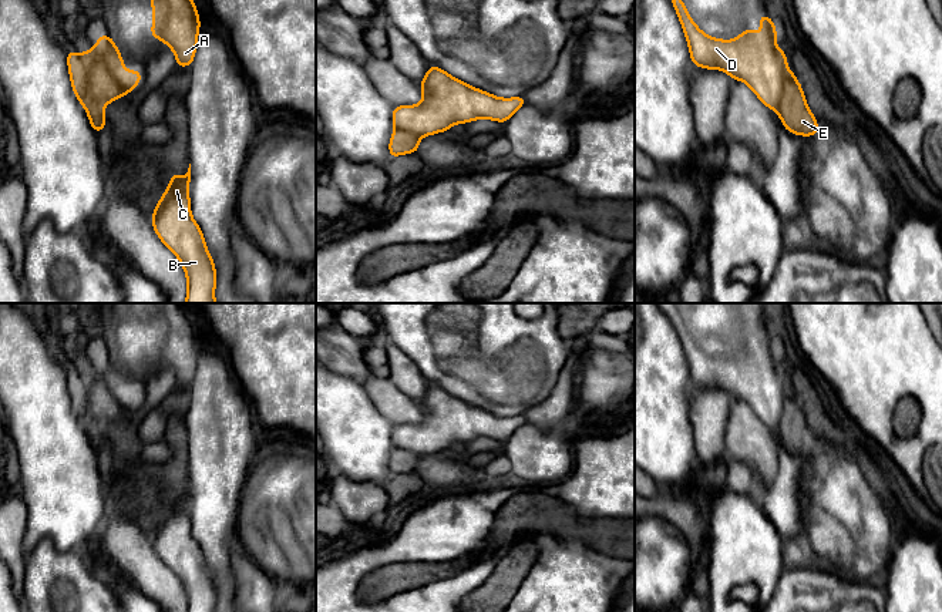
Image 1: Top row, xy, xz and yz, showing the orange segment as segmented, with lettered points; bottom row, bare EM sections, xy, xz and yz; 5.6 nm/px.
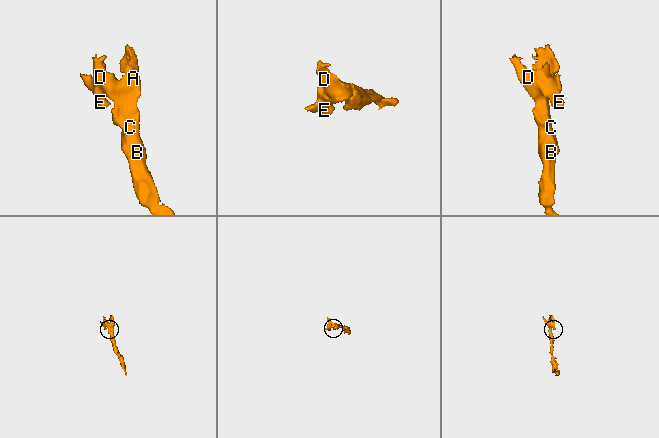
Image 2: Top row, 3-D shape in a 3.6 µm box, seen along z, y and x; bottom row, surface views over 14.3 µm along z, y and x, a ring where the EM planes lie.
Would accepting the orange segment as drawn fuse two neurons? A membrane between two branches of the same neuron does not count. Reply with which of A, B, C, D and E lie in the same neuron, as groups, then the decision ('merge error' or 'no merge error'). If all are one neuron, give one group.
groups A B C D / E; merge error

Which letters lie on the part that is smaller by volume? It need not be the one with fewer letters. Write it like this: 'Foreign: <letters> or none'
Foreign: E

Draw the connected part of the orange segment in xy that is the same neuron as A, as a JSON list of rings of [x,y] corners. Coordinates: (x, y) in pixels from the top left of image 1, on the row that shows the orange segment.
[[[151,0],[151,37],[162,40],[175,54],[176,70],[191,67],[198,47],[201,19],[194,0]]]

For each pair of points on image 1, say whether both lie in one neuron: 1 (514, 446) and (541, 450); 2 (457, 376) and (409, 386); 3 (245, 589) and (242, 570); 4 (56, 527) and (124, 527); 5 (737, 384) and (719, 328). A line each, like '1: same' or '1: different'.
1: same
2: different
3: same
4: different
5: same

